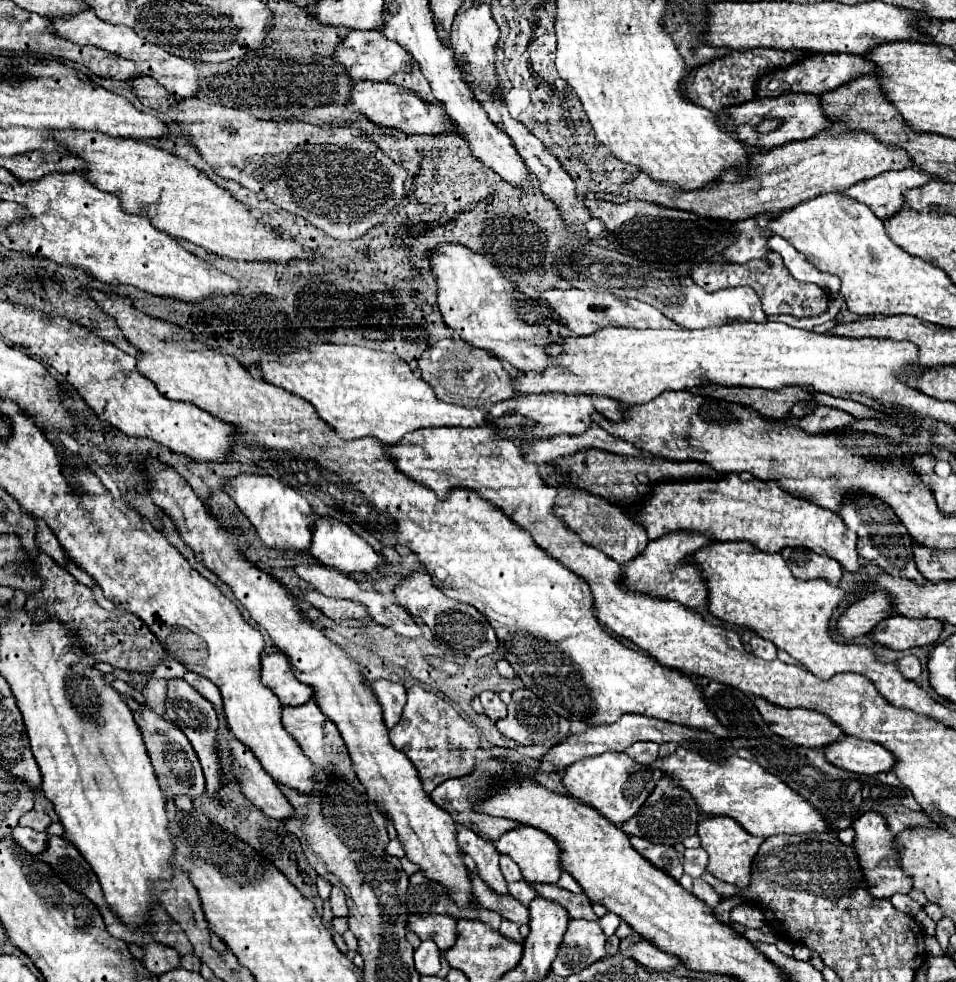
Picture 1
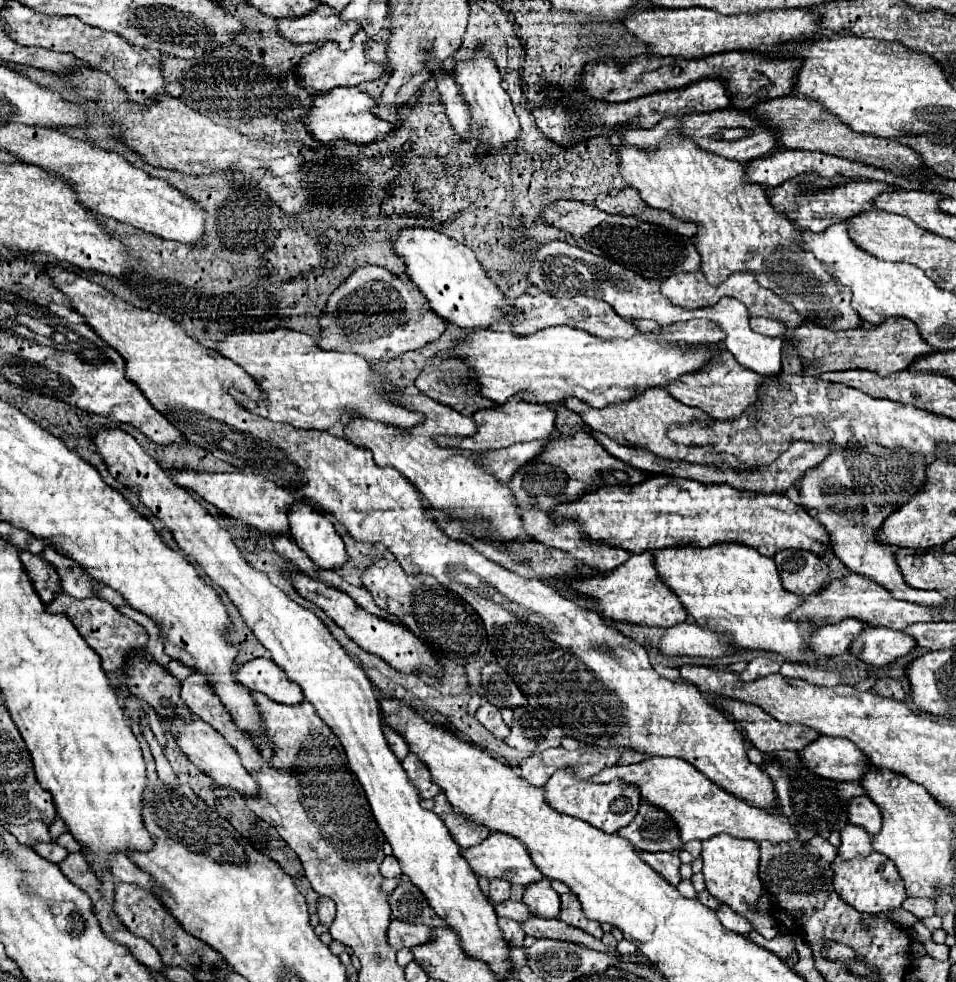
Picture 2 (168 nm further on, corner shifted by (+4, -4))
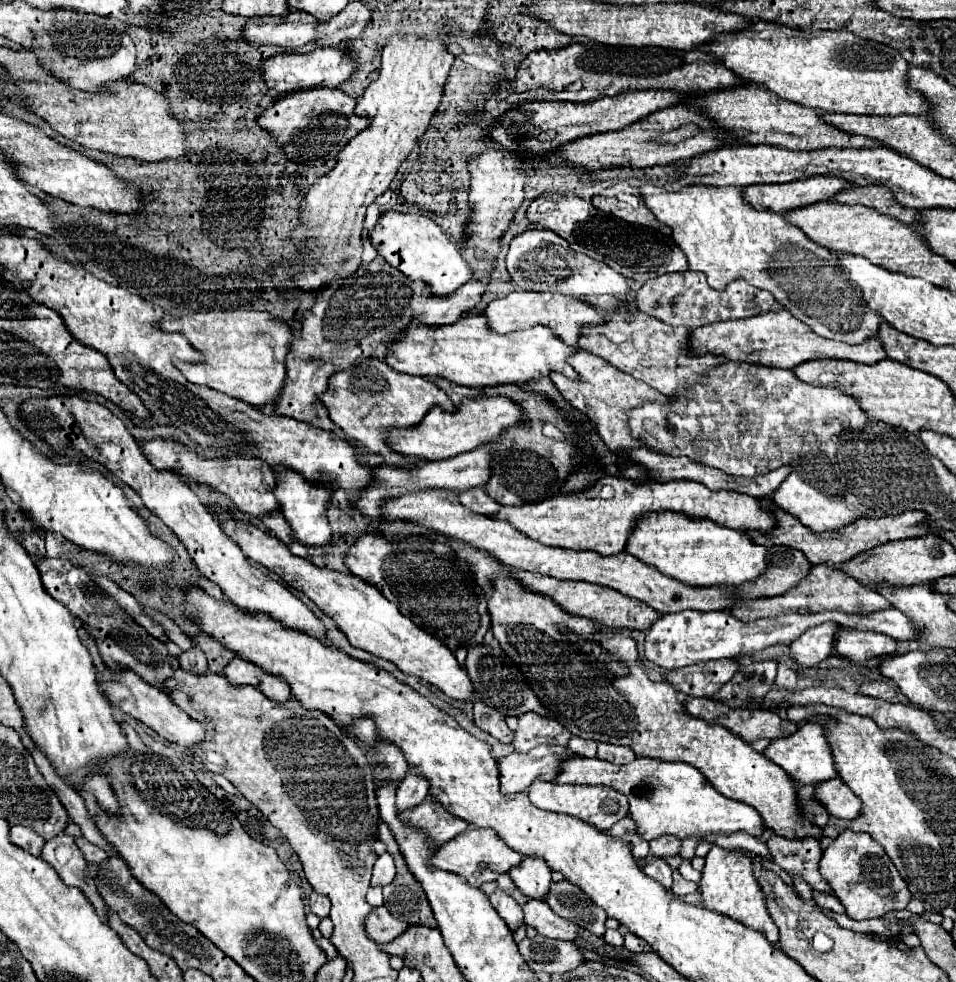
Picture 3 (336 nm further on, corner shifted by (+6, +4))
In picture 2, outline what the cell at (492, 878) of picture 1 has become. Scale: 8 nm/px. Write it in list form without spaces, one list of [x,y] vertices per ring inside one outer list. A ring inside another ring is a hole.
[[[510,902],[508,904],[494,904],[498,916],[504,916],[504,918],[510,918],[510,920],[516,920],[516,922],[524,922],[524,920],[530,920],[532,918],[532,912],[526,904],[522,902]]]

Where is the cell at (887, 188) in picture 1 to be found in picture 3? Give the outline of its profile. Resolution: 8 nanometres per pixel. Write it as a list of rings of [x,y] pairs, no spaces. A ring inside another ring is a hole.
[[[810,176],[804,180],[784,182],[784,184],[748,186],[744,190],[744,198],[758,210],[786,214],[796,208],[832,200],[838,192],[850,186],[852,184],[846,184],[842,178],[836,176]]]

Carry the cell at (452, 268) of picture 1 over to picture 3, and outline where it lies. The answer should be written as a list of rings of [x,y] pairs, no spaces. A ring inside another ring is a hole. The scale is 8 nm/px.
[[[386,212],[378,218],[370,240],[380,256],[410,280],[422,280],[430,286],[432,294],[436,296],[450,296],[462,284],[474,280],[474,272],[470,264],[460,254],[458,246],[450,246],[450,238],[444,230],[430,218],[418,214],[400,214],[400,212]]]

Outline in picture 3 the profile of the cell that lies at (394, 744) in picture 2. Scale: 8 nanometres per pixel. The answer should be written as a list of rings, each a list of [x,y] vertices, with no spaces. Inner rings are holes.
[[[380,742],[378,746],[378,780],[386,780],[386,778],[394,778],[396,784],[400,784],[400,780],[406,776],[408,772],[408,762],[402,754],[400,748],[396,748],[396,744],[392,742]]]

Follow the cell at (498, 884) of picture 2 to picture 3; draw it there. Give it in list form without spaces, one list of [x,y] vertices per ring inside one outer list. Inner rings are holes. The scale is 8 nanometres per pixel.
[[[496,888],[496,892],[490,896],[490,902],[496,908],[496,912],[504,918],[510,930],[516,930],[520,924],[524,924],[522,908],[512,900],[512,896],[506,896],[500,888]]]

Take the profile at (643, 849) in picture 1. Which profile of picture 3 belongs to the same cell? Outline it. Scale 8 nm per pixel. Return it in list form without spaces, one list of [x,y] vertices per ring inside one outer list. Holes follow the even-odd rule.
[[[654,856],[646,866],[644,866],[644,872],[648,876],[652,876],[654,880],[658,880],[664,888],[670,888],[672,886],[672,868],[668,866],[668,862],[664,858],[658,858]]]

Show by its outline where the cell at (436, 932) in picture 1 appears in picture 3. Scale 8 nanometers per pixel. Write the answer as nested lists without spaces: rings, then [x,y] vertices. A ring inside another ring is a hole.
[[[384,906],[374,908],[370,912],[370,916],[366,918],[366,934],[376,940],[378,944],[384,942],[392,942],[394,938],[398,938],[402,932],[406,932],[406,924],[396,920]]]

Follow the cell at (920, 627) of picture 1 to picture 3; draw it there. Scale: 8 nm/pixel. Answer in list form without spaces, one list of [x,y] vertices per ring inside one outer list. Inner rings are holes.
[[[840,628],[836,632],[836,654],[854,662],[896,652],[896,640],[880,632],[860,632],[858,628]]]

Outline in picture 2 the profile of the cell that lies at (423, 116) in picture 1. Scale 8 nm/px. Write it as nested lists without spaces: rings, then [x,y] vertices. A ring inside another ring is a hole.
[[[334,88],[314,98],[302,122],[306,130],[312,134],[312,138],[322,144],[334,144],[336,140],[344,140],[352,144],[370,144],[394,132],[392,128],[388,128],[388,124],[384,124],[384,120],[376,120],[376,116],[372,116],[370,112],[372,104],[376,104],[376,100],[366,92],[362,92],[360,88]]]

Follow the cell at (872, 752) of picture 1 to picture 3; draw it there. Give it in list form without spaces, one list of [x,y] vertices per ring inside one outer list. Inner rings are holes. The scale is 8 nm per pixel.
[[[804,724],[798,728],[794,736],[770,742],[770,746],[764,750],[764,756],[778,764],[782,770],[786,770],[800,784],[820,784],[838,776],[830,744],[826,740],[826,730],[822,728],[822,724]]]

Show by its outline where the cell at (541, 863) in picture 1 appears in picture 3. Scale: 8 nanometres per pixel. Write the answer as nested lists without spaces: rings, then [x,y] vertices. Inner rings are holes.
[[[470,828],[470,830],[462,832],[460,836],[452,838],[444,846],[440,846],[436,850],[434,858],[430,860],[430,864],[440,870],[448,870],[448,872],[456,872],[456,874],[464,876],[472,886],[482,886],[484,882],[492,882],[500,874],[510,872],[520,862],[522,862],[522,854],[508,848],[504,844],[504,840],[492,828]]]

